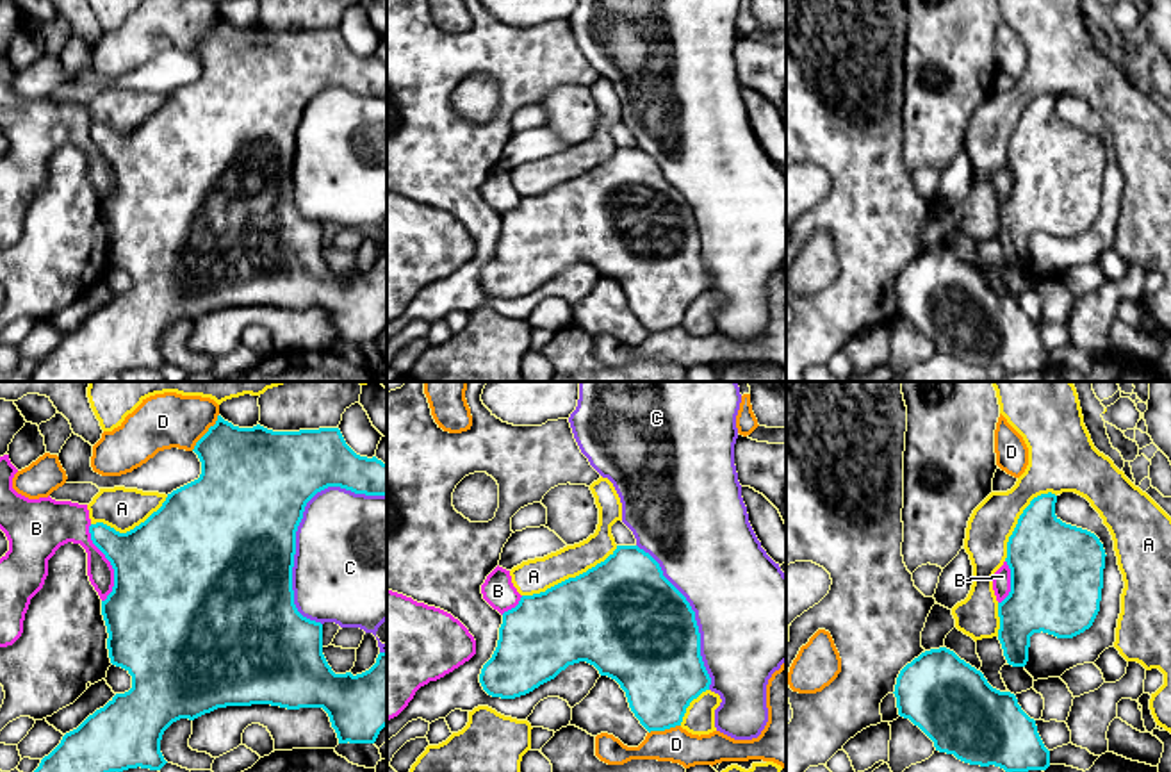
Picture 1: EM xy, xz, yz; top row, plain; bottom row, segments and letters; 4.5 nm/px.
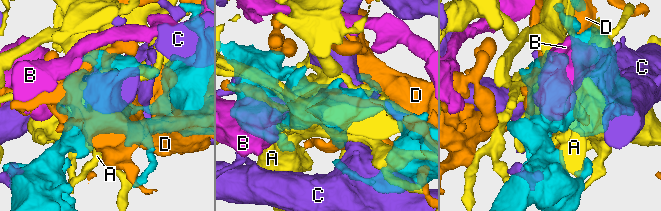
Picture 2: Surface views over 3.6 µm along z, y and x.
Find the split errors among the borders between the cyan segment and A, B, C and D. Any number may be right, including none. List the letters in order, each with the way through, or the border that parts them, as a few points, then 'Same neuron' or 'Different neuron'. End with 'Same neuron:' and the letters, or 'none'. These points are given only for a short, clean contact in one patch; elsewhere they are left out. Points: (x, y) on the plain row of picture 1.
A: Different neuron
B: Same neuron
C: Different neuron
D: Different neuron
Same neuron: B

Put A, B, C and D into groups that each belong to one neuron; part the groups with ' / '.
A / B / C / D

